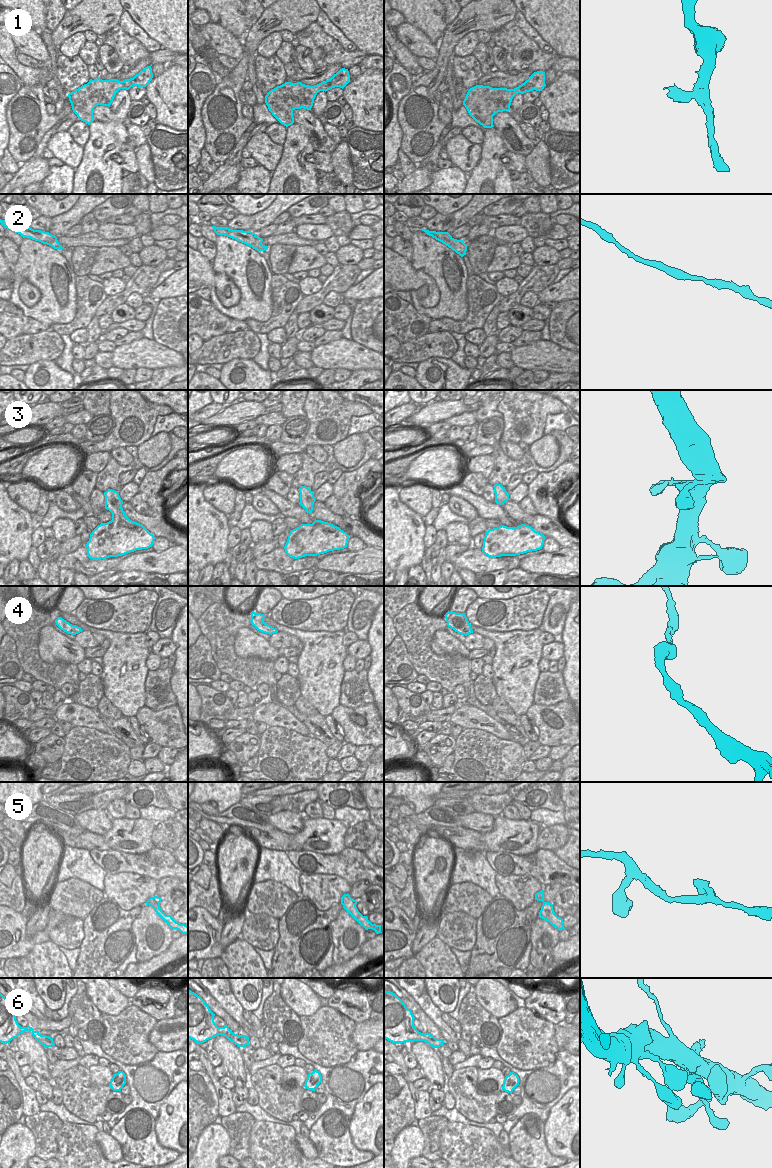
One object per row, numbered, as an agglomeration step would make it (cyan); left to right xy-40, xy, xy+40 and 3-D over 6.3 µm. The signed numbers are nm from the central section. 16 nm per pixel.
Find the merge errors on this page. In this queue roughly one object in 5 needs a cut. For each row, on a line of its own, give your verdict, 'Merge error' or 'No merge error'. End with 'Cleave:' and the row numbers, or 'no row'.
1: No merge error
2: No merge error
3: Merge error
4: No merge error
5: No merge error
6: No merge error
Cleave: 3.

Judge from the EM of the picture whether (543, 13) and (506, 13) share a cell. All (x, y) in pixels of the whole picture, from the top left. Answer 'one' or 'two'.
two

